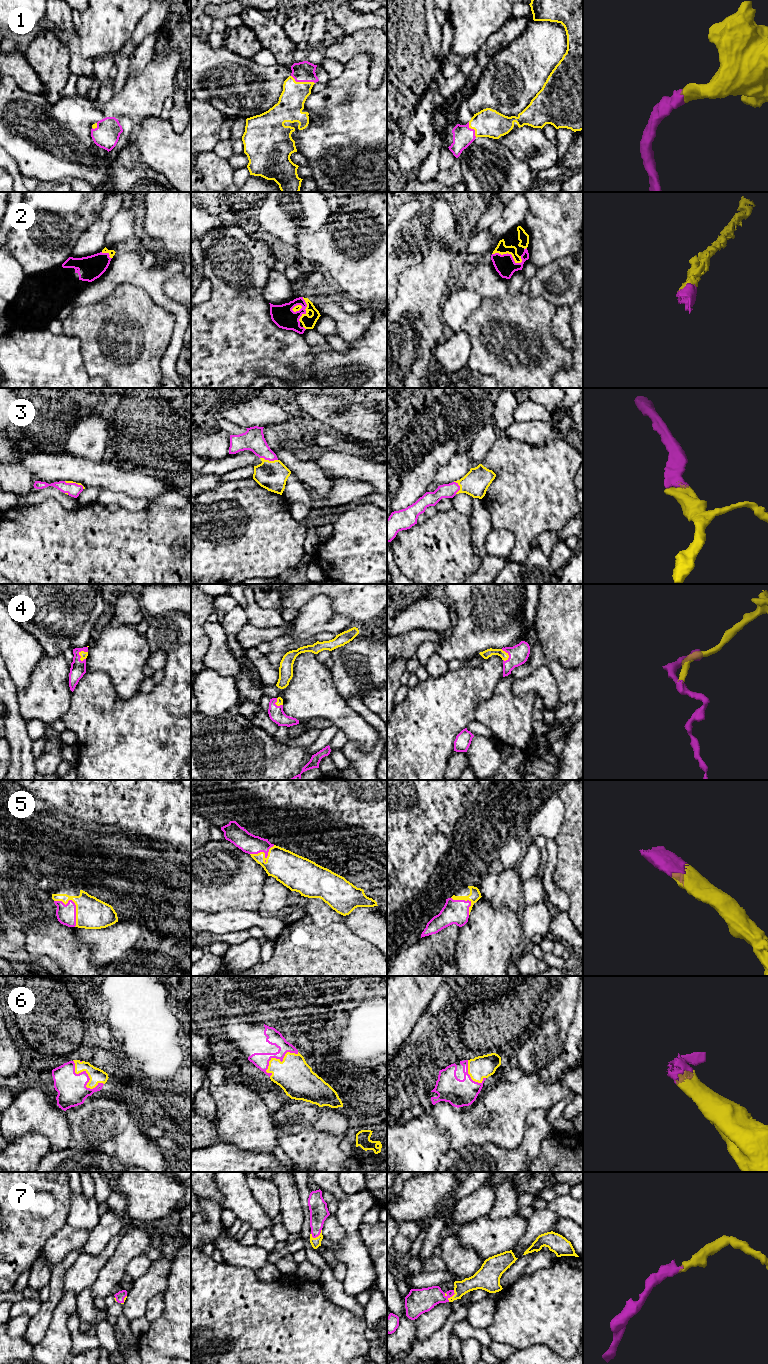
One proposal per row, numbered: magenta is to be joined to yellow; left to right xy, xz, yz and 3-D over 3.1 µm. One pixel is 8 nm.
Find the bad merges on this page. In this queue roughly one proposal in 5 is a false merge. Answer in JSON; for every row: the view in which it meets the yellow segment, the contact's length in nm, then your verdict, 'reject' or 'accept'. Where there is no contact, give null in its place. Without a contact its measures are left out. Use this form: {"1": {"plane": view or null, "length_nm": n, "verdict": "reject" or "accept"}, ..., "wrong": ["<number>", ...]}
{"1": {"plane": "xz", "length_nm": 200, "verdict": "accept"}, "2": {"plane": "yz", "length_nm": 260, "verdict": "accept"}, "3": {"plane": "xz", "length_nm": 150, "verdict": "accept"}, "4": {"plane": "xy", "length_nm": 100, "verdict": "accept"}, "5": {"plane": "xy", "length_nm": 280, "verdict": "accept"}, "6": {"plane": "xy", "length_nm": 320, "verdict": "accept"}, "7": {"plane": "xz", "length_nm": 110, "verdict": "accept"}, "wrong": []}

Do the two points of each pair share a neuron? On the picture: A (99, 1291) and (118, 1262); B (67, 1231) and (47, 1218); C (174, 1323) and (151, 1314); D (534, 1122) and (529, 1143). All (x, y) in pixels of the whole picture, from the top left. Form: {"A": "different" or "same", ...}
{"A": "same", "B": "different", "C": "different", "D": "same"}

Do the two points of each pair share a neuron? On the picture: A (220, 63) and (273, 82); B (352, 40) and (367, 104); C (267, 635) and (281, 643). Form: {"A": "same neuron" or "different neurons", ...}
{"A": "same neuron", "B": "different neurons", "C": "different neurons"}

